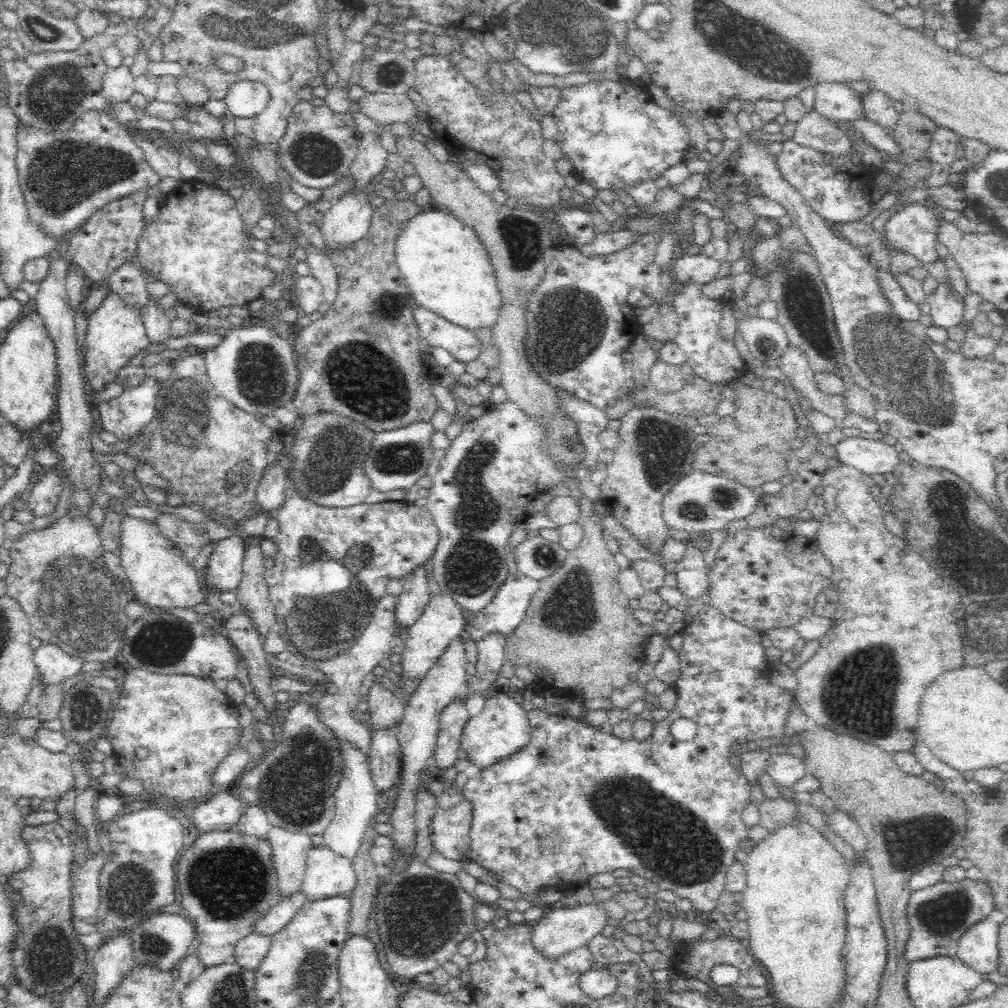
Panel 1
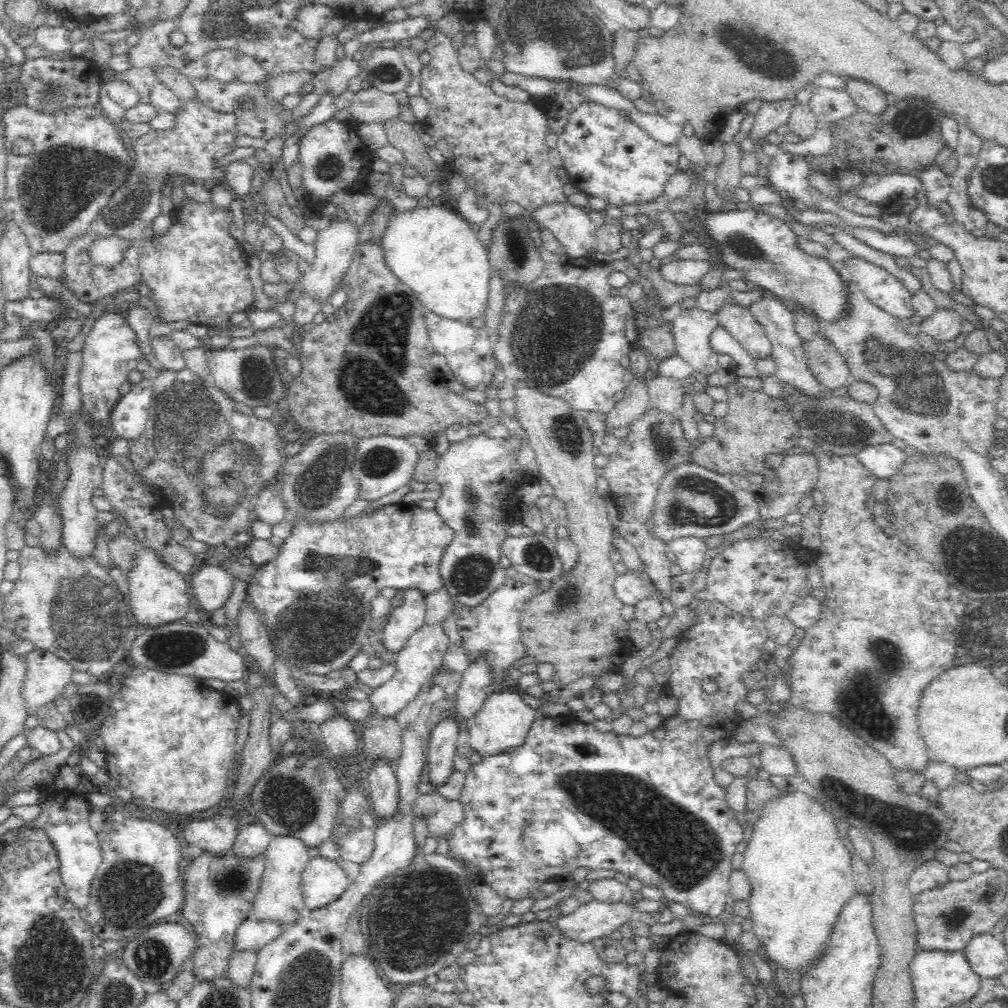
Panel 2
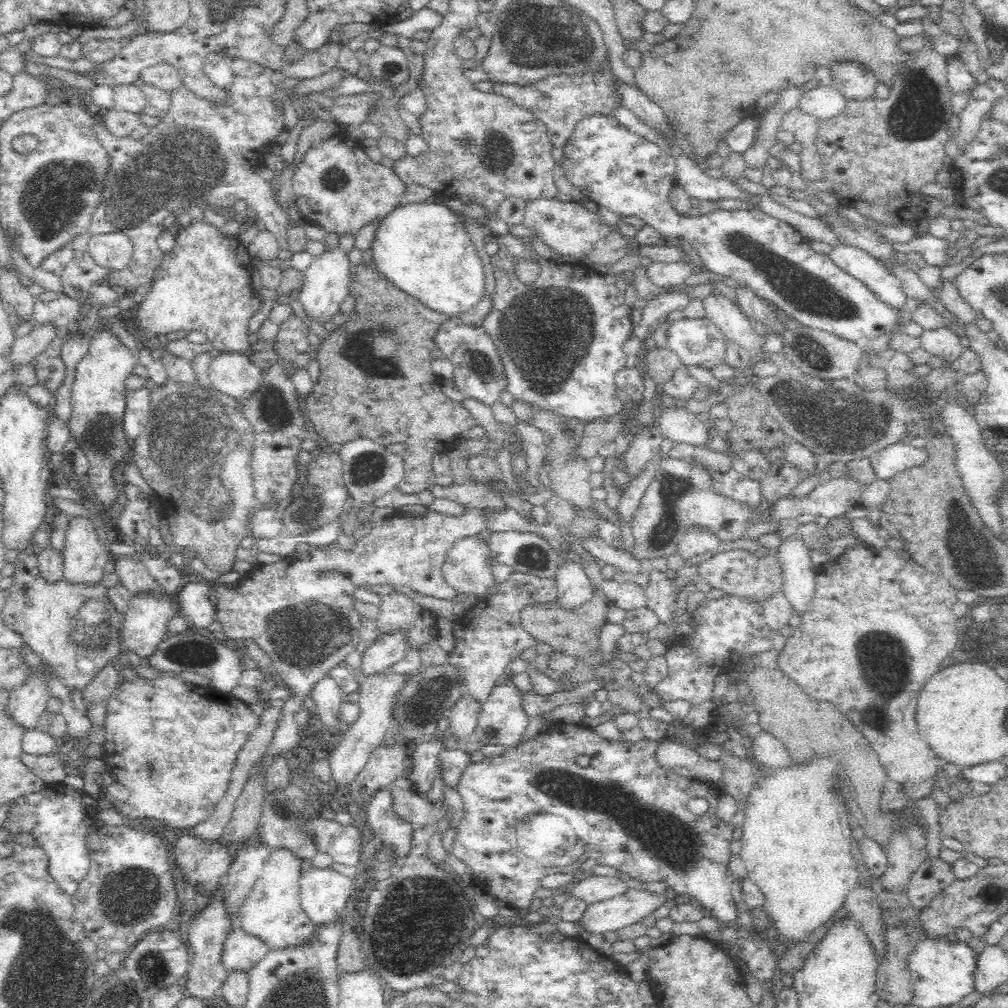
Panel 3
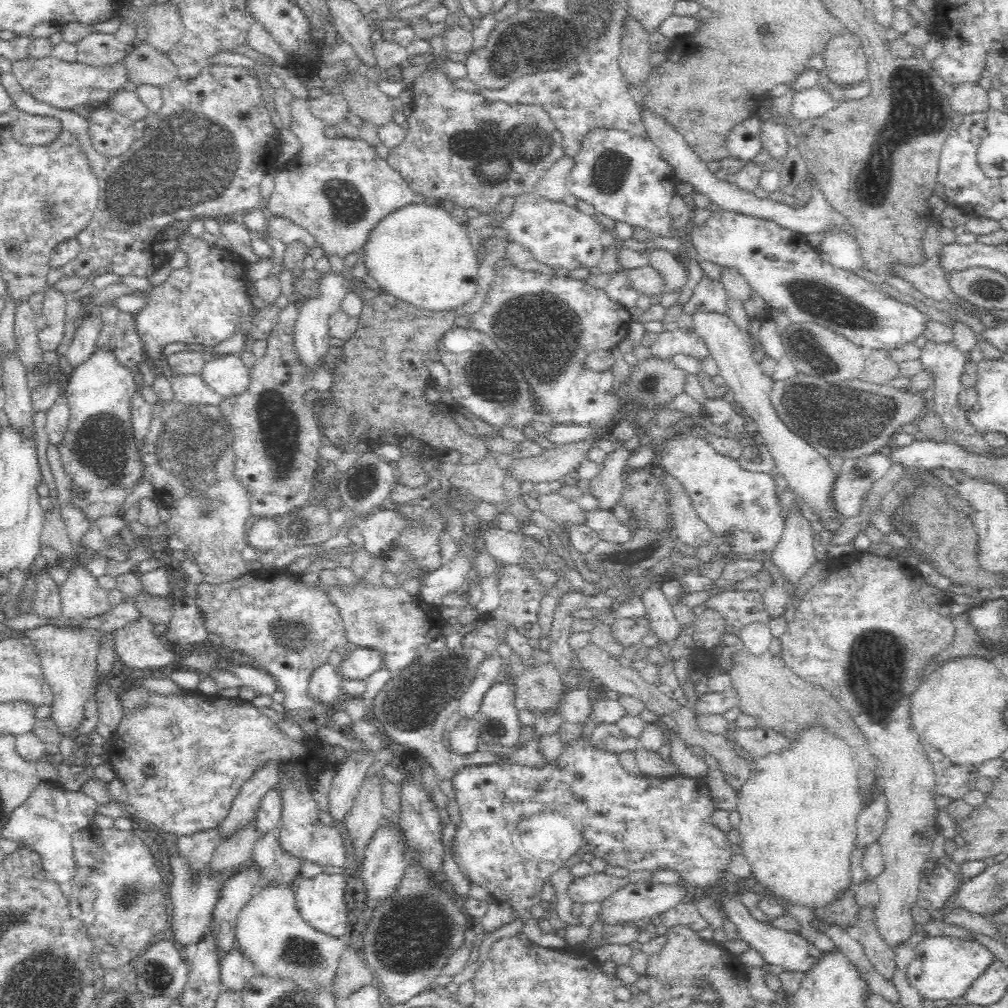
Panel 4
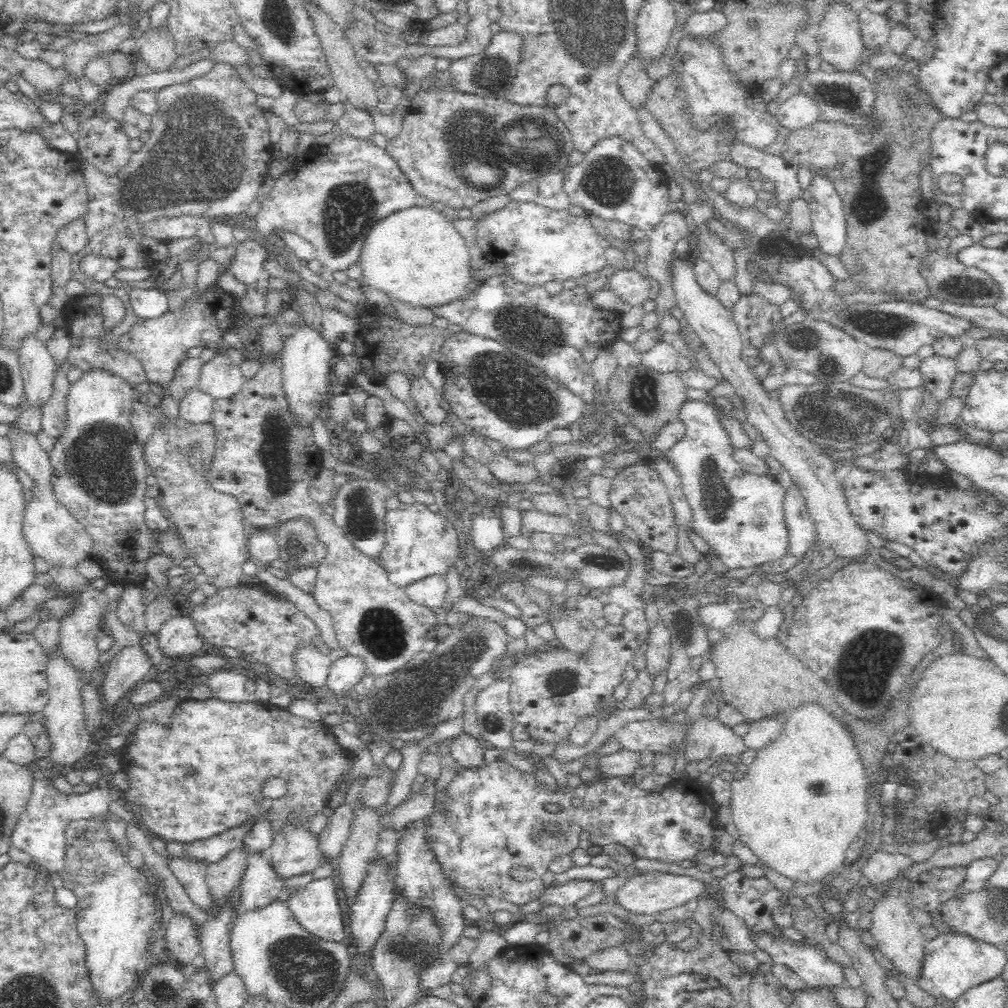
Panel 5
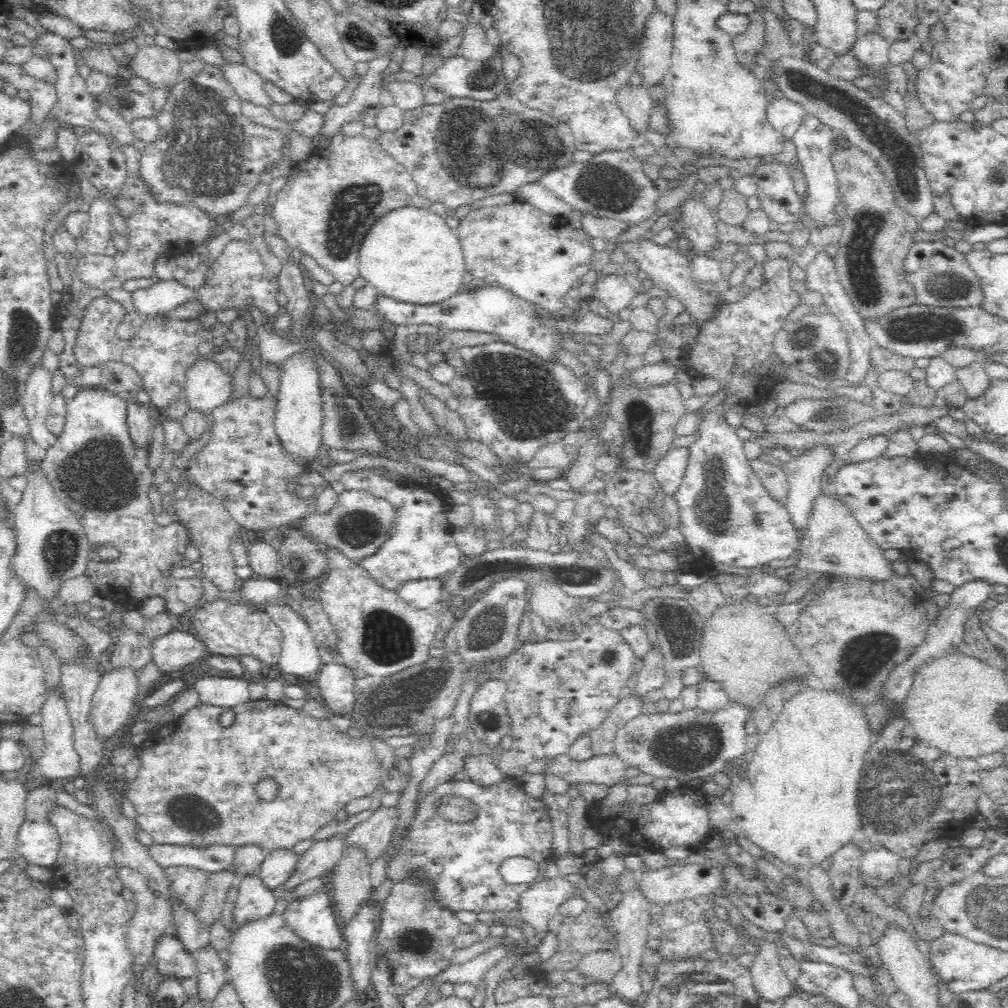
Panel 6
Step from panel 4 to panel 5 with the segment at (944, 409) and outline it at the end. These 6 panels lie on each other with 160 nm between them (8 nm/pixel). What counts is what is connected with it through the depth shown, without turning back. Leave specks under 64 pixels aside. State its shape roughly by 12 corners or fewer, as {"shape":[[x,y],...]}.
{"shape":[[936,355],[919,372],[938,402],[948,398],[956,361]]}

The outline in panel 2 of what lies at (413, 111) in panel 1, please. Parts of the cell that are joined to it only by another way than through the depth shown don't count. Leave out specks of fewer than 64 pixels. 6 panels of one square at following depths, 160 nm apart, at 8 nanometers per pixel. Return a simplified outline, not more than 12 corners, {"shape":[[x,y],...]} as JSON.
{"shape":[[376,87],[355,92],[352,123],[397,116],[401,102]]}

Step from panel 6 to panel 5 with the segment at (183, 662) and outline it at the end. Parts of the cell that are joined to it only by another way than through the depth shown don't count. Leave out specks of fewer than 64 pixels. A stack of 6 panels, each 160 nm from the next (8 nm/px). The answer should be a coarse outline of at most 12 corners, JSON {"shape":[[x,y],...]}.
{"shape":[[173,617],[156,633],[166,658],[209,649],[191,618]]}

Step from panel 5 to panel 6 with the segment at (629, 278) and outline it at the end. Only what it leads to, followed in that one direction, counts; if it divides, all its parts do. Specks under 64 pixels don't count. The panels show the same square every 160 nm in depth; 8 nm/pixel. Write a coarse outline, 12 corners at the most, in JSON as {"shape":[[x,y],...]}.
{"shape":[[601,275],[593,296],[615,315],[636,295],[623,275]]}

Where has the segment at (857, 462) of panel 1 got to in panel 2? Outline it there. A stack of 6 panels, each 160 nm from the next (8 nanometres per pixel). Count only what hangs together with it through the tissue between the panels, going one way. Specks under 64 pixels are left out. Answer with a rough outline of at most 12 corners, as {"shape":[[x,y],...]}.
{"shape":[[863,447],[858,459],[876,479],[902,470],[908,449]]}

